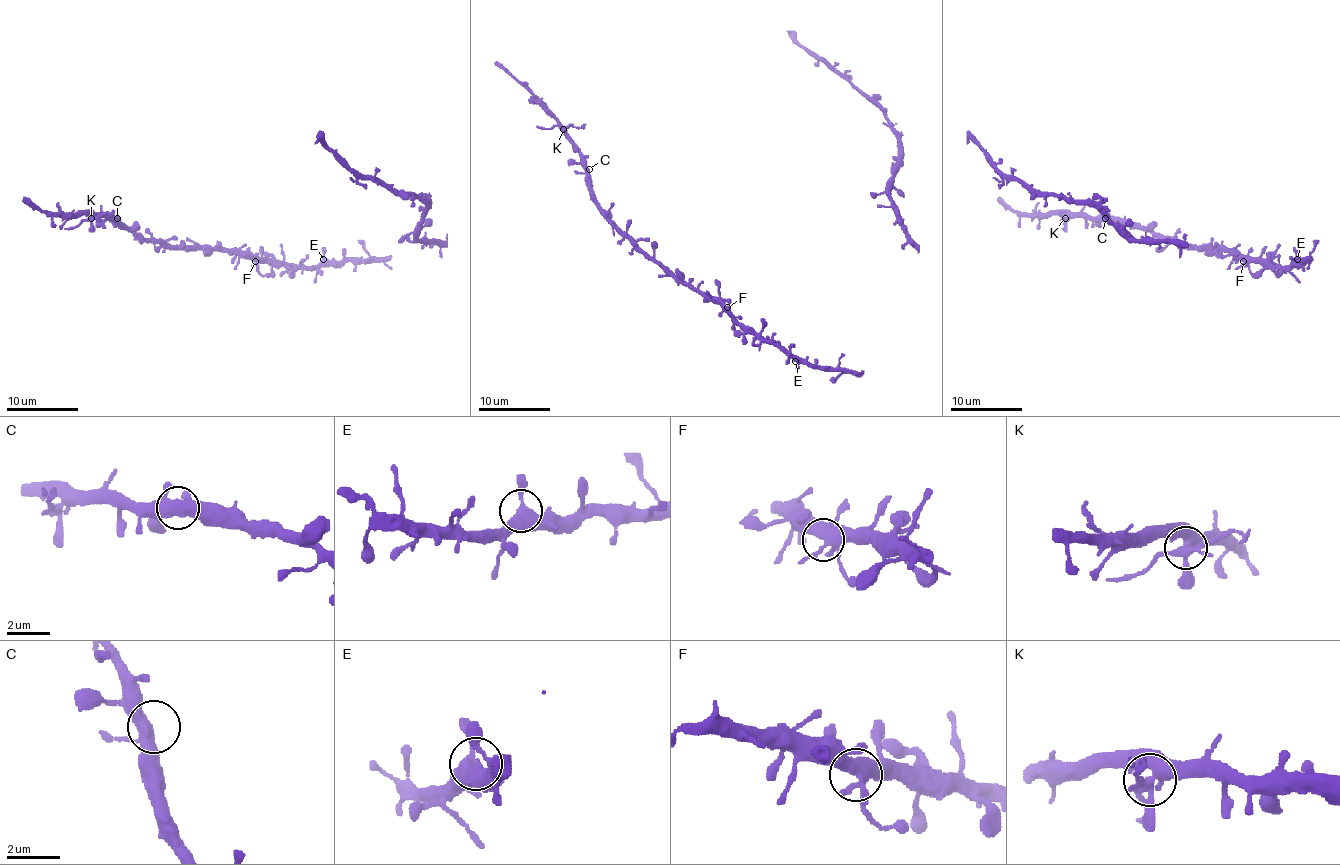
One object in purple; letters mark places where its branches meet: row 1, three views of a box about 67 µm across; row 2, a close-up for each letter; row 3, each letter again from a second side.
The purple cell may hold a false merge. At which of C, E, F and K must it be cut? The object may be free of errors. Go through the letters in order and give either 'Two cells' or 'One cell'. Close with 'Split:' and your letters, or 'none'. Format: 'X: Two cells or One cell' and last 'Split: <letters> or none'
C: One cell
E: One cell
F: One cell
K: Two cells
Split: K

